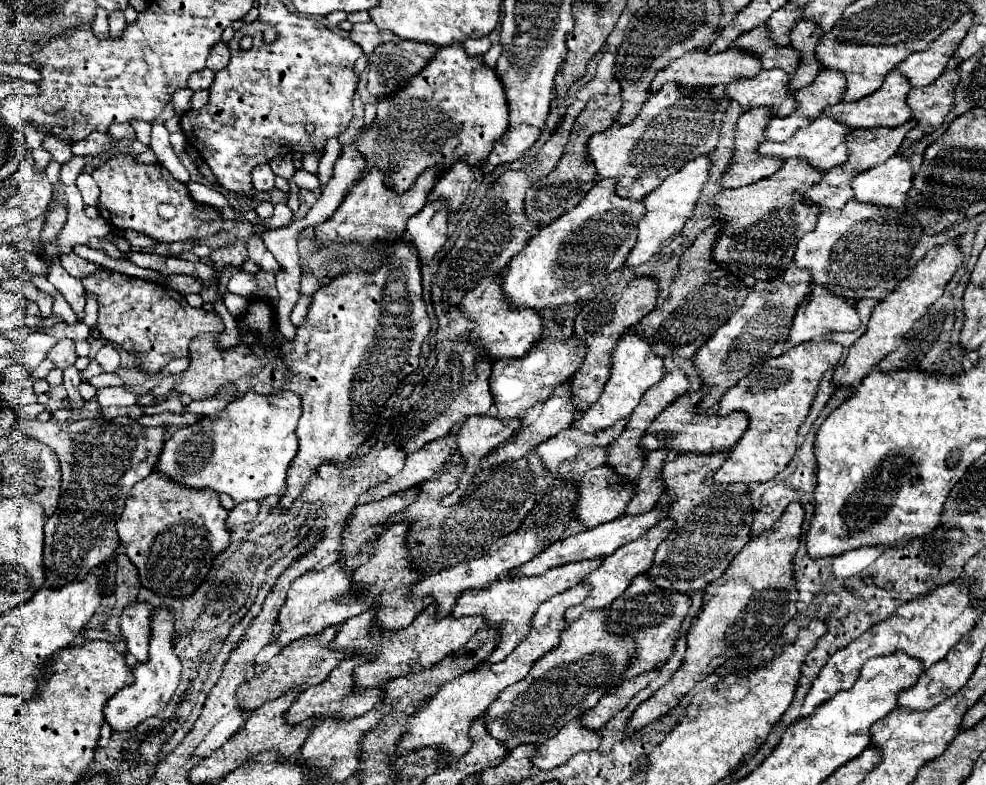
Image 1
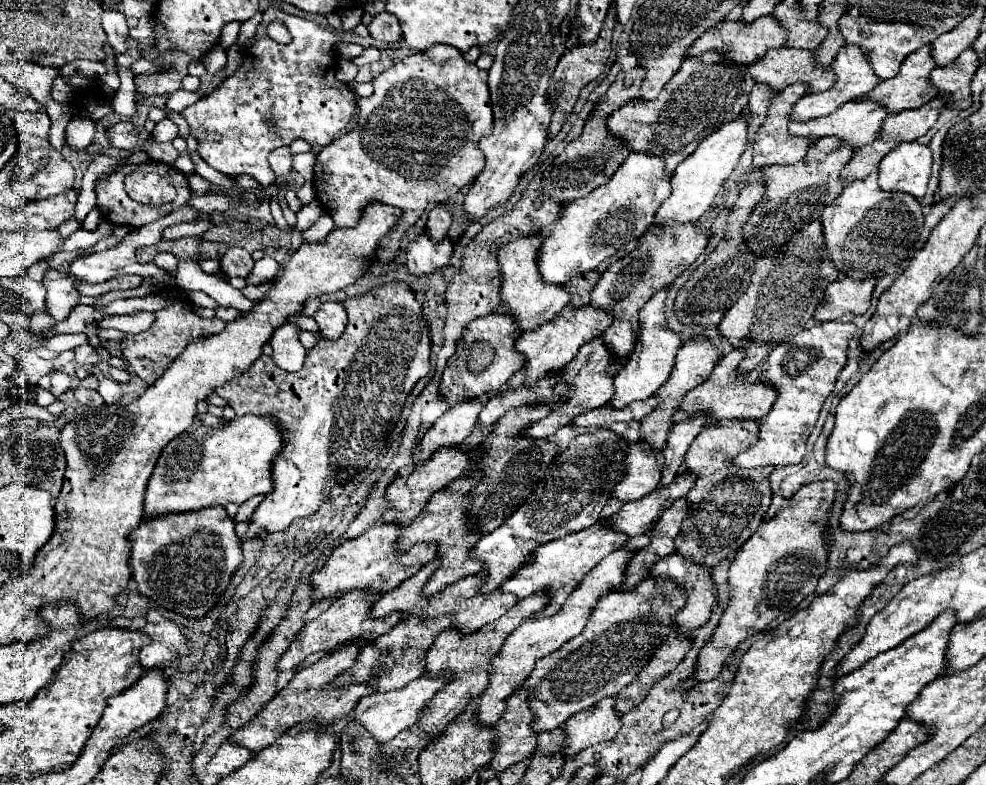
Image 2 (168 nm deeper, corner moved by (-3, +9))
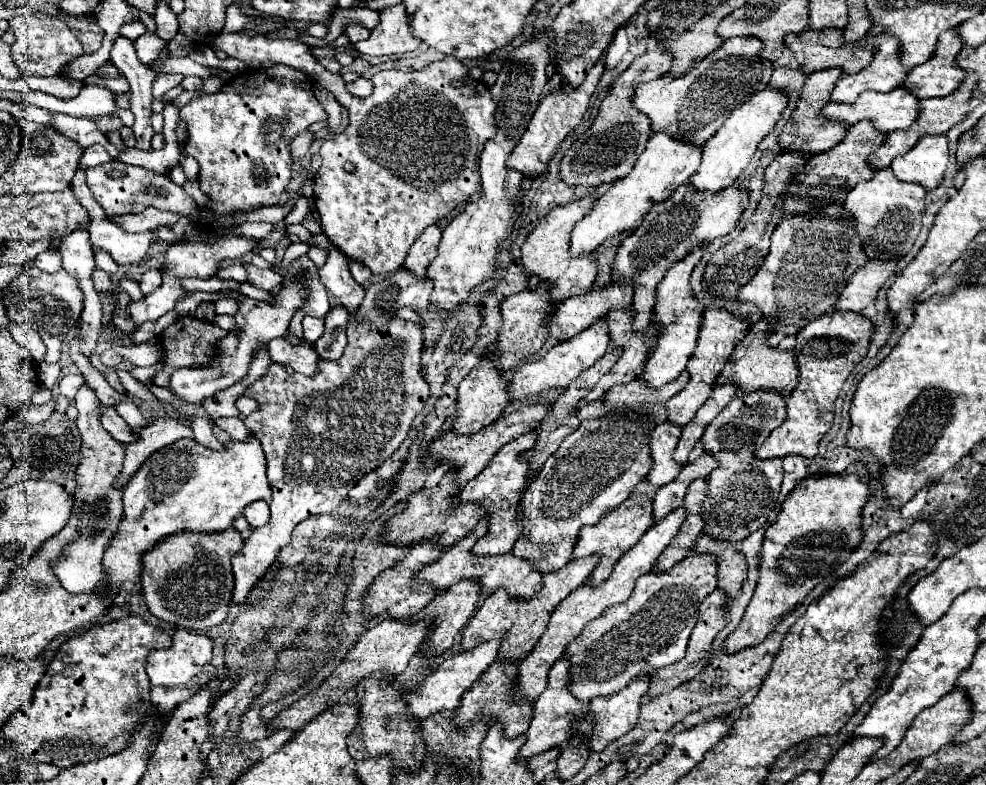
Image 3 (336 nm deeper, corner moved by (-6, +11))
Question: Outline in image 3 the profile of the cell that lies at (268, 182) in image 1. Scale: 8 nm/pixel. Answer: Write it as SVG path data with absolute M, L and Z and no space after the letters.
M302 132L298 134L294 140L292 140L292 160L298 160L298 158L304 158L308 148L312 146L314 142L314 134L312 132Z

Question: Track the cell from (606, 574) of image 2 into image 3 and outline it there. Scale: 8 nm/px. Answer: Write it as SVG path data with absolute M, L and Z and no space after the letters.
M680 506L680 508L676 508L674 512L670 512L664 520L656 522L656 524L642 536L642 540L640 540L632 550L626 552L626 554L622 556L622 560L618 560L614 572L612 572L602 584L598 584L598 586L594 586L594 588L586 588L586 584L582 584L582 586L576 588L566 600L562 600L562 602L558 604L558 608L556 608L554 614L550 616L550 624L548 624L546 632L542 634L542 638L538 640L538 644L534 646L534 650L532 650L532 652L524 658L524 662L520 664L518 688L520 688L520 692L522 692L524 698L536 700L536 698L542 694L542 690L546 688L546 680L548 680L548 672L550 672L552 664L564 654L566 644L570 644L570 640L574 640L576 636L580 636L580 632L584 630L584 626L586 626L590 620L598 618L608 606L612 606L612 604L616 604L616 602L624 602L624 600L630 598L636 580L638 580L642 574L646 574L646 572L652 570L654 562L658 560L658 556L662 554L662 550L670 544L670 540L678 534L678 530L680 530L680 526L682 526L684 520L686 520L686 508Z

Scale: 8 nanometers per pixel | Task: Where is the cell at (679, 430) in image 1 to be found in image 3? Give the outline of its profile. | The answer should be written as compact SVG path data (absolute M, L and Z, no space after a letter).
M758 320L746 338L734 348L730 360L726 362L716 386L734 382L738 384L742 394L750 394L754 390L760 390L762 386L774 386L782 396L788 396L798 386L798 360L794 360L794 352L780 352L778 348L768 346L766 342L766 320Z

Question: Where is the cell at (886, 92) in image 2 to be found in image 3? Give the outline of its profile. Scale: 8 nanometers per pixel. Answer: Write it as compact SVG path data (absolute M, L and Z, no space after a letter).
M958 28L946 30L940 40L936 54L926 62L910 70L904 88L908 88L918 98L948 96L962 84L964 72L956 66L956 56L962 50L962 40L958 40Z

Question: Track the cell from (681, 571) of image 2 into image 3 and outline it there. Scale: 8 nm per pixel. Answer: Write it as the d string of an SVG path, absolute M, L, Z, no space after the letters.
M700 536L696 548L692 550L692 554L704 554L704 552L718 556L718 562L720 562L720 568L718 568L718 588L722 588L728 594L728 598L732 600L738 594L738 590L742 588L742 584L746 580L746 572L748 572L746 560L742 560L740 548L736 544L718 544L718 540L710 540L710 536Z

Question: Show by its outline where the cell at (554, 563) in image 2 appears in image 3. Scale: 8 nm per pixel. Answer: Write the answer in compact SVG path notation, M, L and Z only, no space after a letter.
M632 494L630 498L626 498L618 508L614 508L614 512L608 512L598 524L594 526L586 526L580 530L580 538L574 546L572 556L574 558L582 558L582 556L600 556L600 564L594 568L592 576L588 578L588 582L592 584L600 584L602 580L606 580L610 576L610 570L614 570L616 560L622 558L622 554L626 550L630 550L644 534L648 528L654 526L654 516L652 516L652 500L646 494Z

